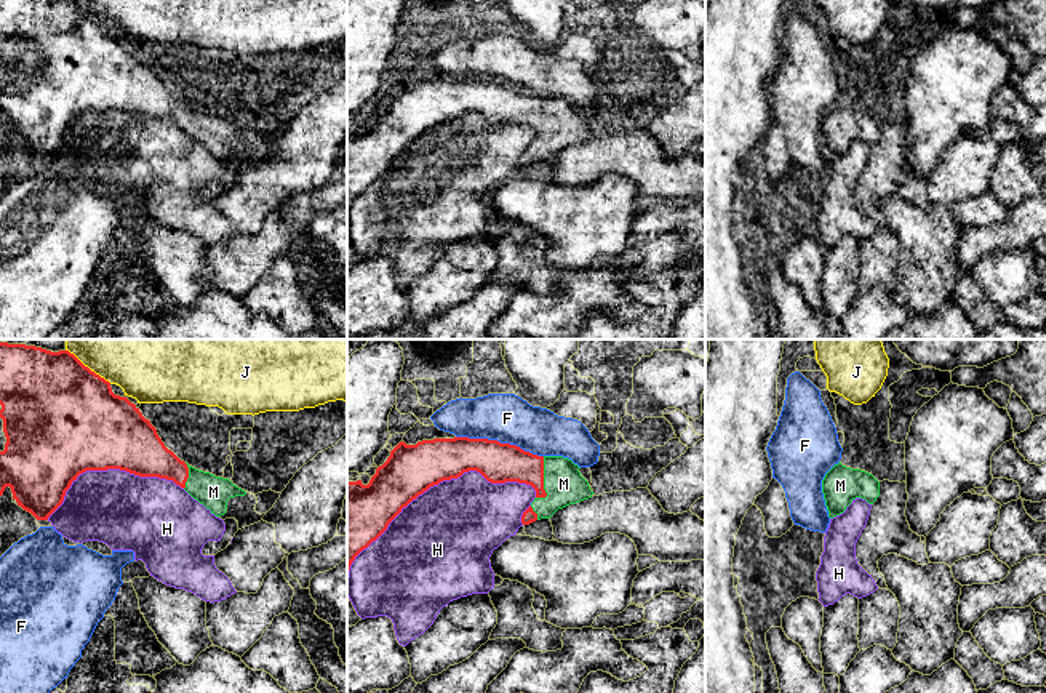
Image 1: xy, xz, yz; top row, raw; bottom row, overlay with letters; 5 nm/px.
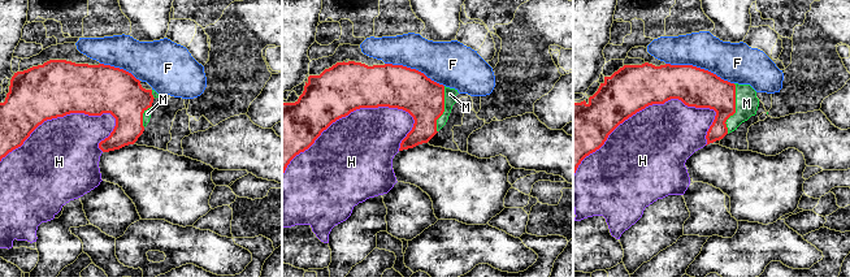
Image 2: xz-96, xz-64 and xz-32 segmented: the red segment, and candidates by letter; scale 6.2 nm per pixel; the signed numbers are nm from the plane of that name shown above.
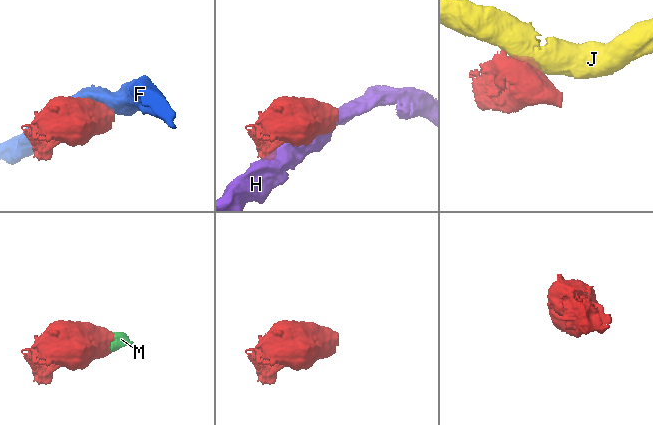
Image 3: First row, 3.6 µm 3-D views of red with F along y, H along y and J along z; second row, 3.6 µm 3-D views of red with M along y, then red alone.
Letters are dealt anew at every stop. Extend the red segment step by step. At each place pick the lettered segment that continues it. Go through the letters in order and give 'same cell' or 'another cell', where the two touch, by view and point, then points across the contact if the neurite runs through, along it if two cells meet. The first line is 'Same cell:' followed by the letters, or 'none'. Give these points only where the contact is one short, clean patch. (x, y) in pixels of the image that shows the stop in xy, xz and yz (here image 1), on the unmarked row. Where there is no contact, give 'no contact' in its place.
Same cell: M
F: another cell; meets red in xz at (499, 84)
H: another cell; meets red in xz at (434, 125)
J: another cell; meets red in xy at (93, 13)
M: same cell; meets red in xz at (542, 122); runs through xz (498, 104), (528, 109), (542, 122), (563, 125)

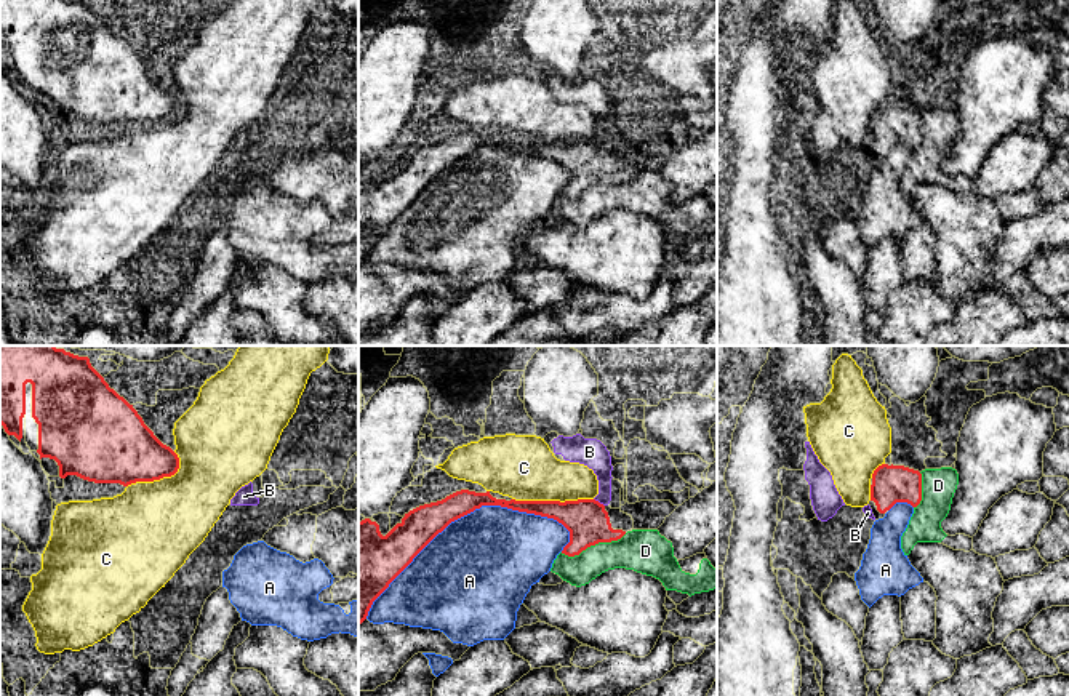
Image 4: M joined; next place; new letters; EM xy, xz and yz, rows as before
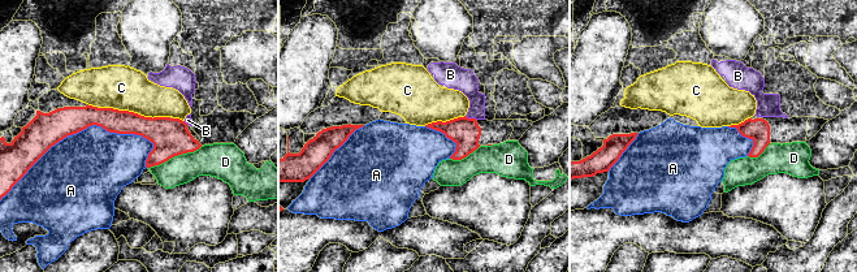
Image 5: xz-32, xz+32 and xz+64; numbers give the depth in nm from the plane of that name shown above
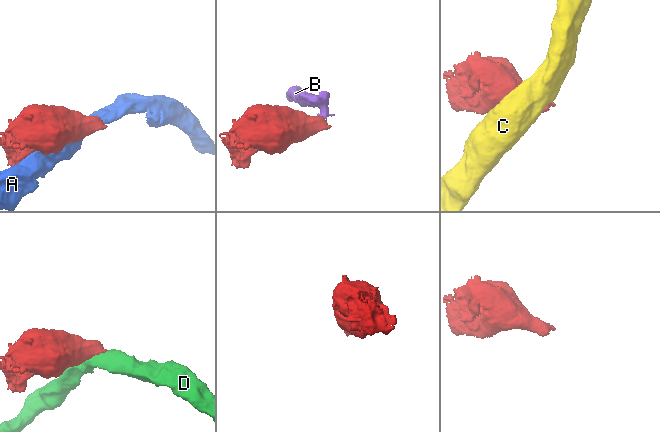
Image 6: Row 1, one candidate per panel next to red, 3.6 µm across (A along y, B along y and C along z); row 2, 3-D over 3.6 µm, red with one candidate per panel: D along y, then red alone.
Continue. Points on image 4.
Same cell: none
A: another cell; meets red in xz at (461, 157)
B: another cell; meets red in xz at (597, 143); border along xz (594, 140), (604, 148)
C: another cell; meets red in xz at (552, 143)
D: another cell; meets red in xz at (592, 186); border along xz (626, 175), (616, 181), (591, 186), (573, 197), (560, 194)

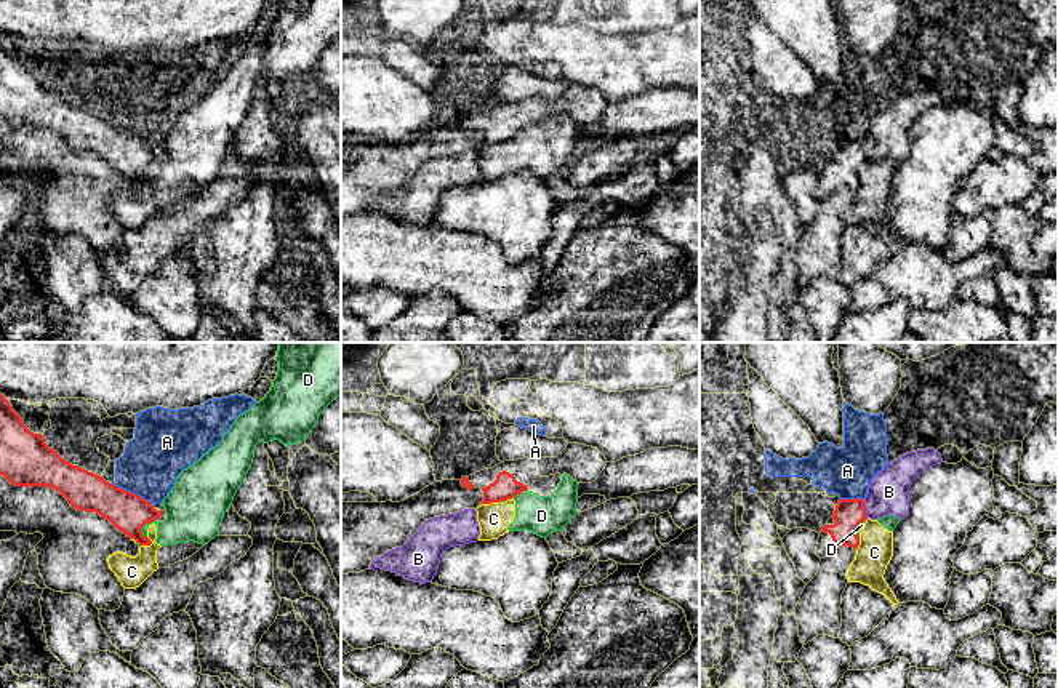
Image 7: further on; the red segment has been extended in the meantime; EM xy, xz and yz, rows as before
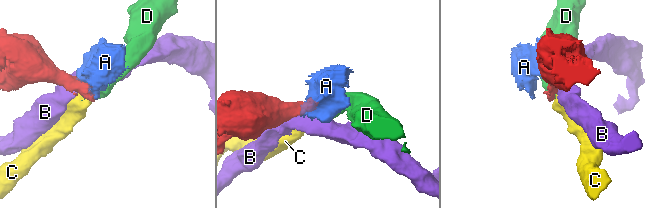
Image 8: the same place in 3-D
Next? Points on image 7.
Same cell: none
A: another cell; meets red in xy at (133, 135)
B: another cell; meets red in yz at (865, 151); border along yz (863, 141), (868, 159)
C: another cell; meets red in xz at (490, 144); border along xz (500, 143), (480, 148)
D: another cell; meets red in xy at (143, 167); border along xy (154, 162), (143, 168), (141, 176), (144, 180)

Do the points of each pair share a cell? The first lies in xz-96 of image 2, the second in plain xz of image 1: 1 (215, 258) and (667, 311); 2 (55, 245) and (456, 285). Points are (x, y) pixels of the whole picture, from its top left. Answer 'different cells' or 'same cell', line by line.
1: different cells
2: same cell

